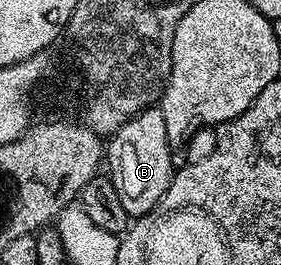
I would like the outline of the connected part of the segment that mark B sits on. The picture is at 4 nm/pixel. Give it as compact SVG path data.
M160 107L143 109L123 125L106 145L106 169L126 207L129 218L139 219L146 216L162 199L170 187L174 164L172 165L172 145L168 142L170 130L166 127L164 110Z

